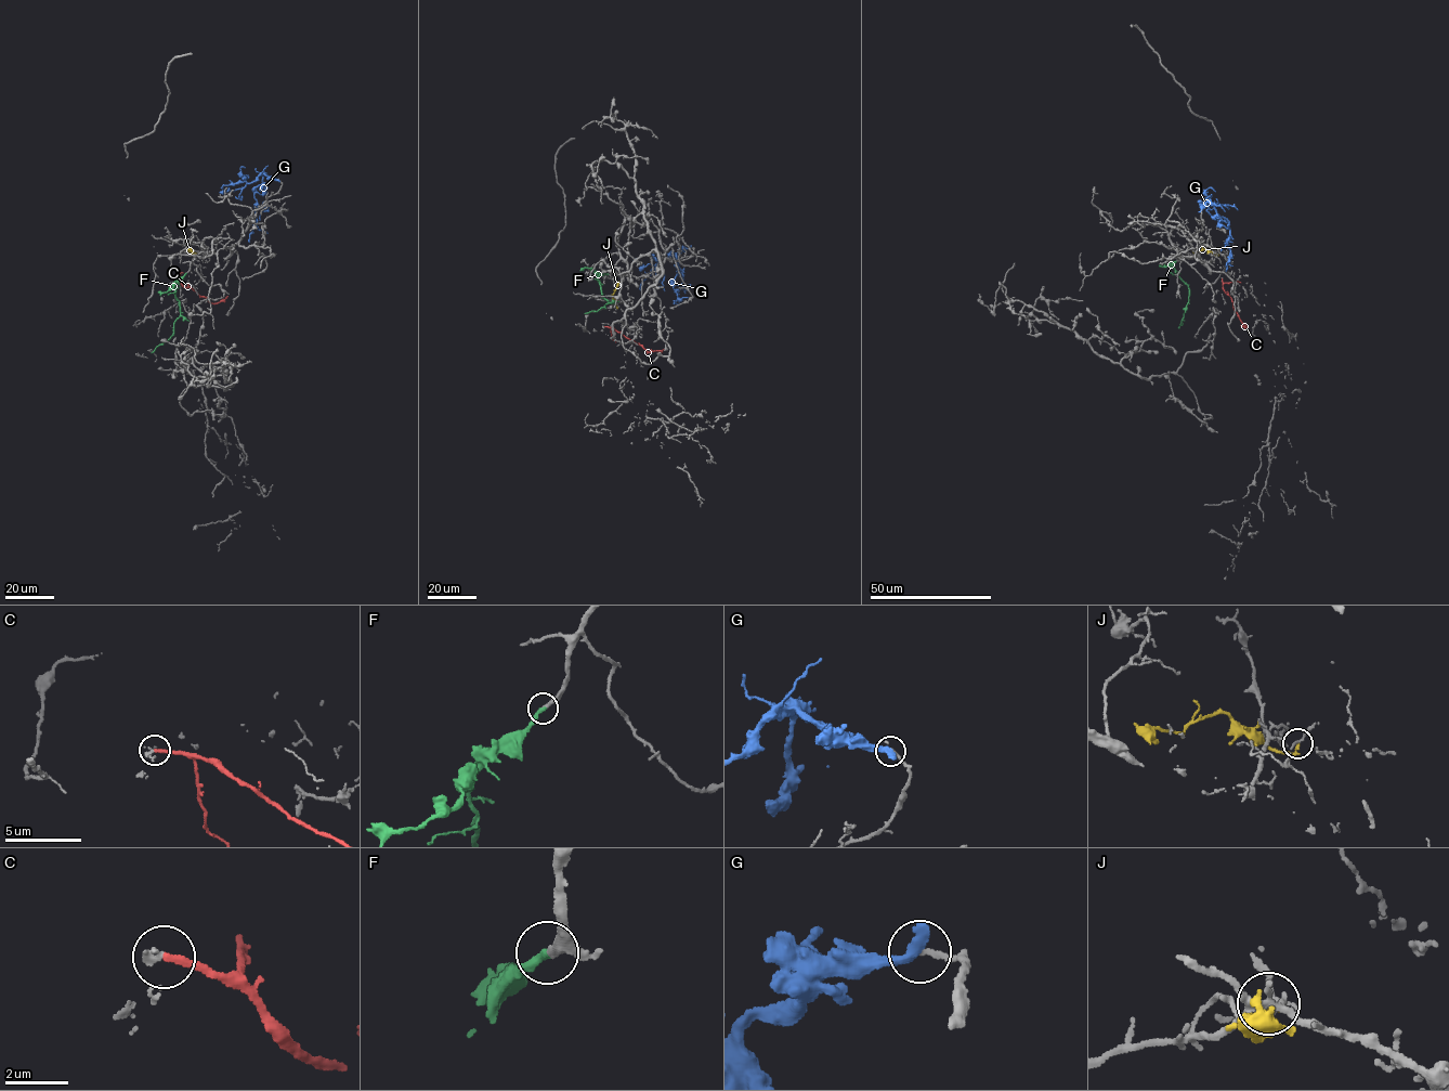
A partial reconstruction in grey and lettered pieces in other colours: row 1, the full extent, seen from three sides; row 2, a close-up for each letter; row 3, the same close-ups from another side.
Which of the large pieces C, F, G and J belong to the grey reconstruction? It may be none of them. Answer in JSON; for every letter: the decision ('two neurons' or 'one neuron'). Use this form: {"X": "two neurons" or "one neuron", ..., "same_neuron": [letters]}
{"C": "two neurons", "F": "one neuron", "G": "two neurons", "J": "two neurons", "same_neuron": ["F"]}

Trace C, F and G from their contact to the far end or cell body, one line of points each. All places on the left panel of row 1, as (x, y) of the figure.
C: (173, 280), (211, 303), (227, 296)
F: (186, 273), (174, 286), (180, 315), (173, 334), (151, 353)
G: (278, 180), (270, 179), (264, 173), (262, 183), (256, 187), (257, 225), (248, 242)

